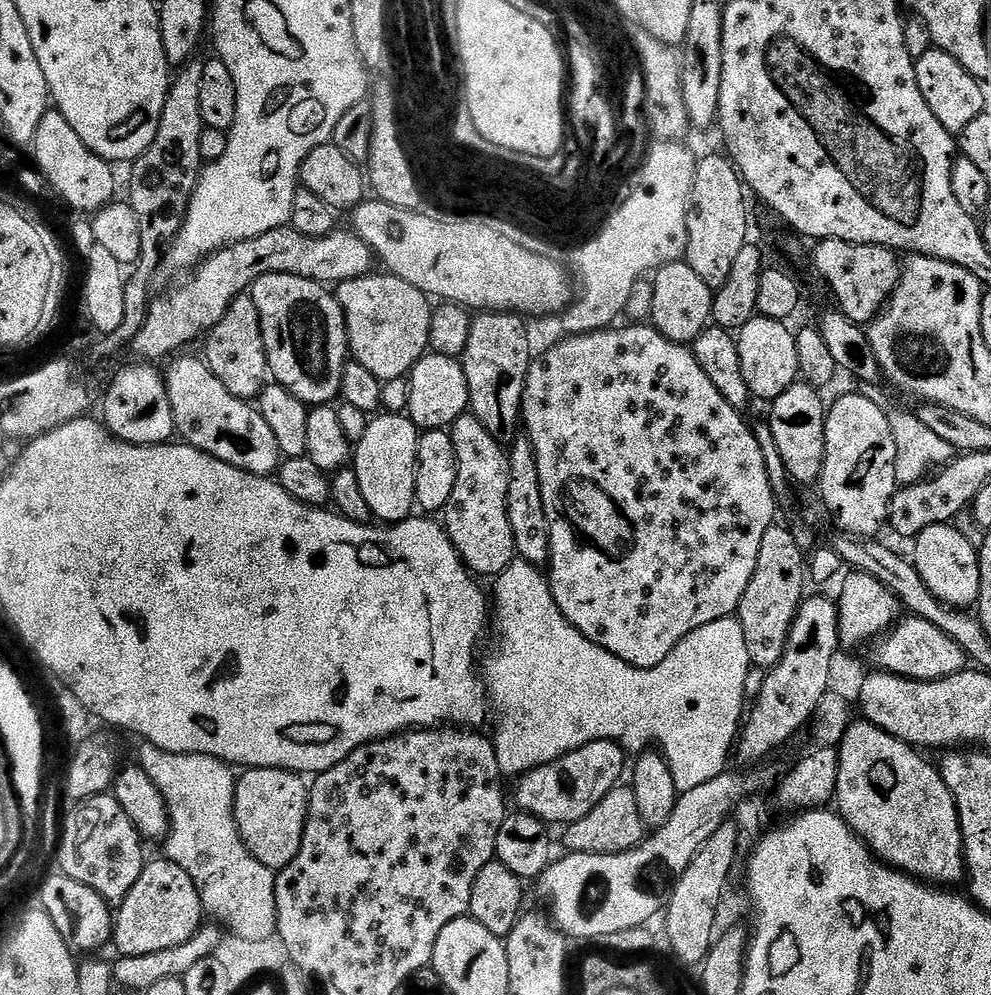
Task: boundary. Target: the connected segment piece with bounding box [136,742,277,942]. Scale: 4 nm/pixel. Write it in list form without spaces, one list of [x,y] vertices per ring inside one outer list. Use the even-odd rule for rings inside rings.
[[[142,742],[139,747],[137,763],[146,772],[146,776],[158,786],[167,804],[169,832],[164,840],[165,859],[174,862],[189,874],[198,890],[205,913],[209,917],[214,916],[214,920],[221,923],[226,930],[228,928],[235,939],[246,942],[268,941],[276,935],[277,930],[277,899],[274,893],[276,875],[273,869],[258,862],[242,842],[233,813],[238,779],[237,775],[233,774],[233,767],[212,755],[170,754],[146,742]]]

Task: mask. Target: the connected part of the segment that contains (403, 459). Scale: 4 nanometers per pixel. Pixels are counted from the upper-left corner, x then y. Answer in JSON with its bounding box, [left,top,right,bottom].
[351,414,421,526]

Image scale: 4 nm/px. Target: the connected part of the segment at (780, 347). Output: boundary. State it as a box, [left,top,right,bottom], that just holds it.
[736,315,800,402]

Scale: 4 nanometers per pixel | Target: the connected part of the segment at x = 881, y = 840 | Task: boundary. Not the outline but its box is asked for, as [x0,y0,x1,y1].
[834,718,966,886]

